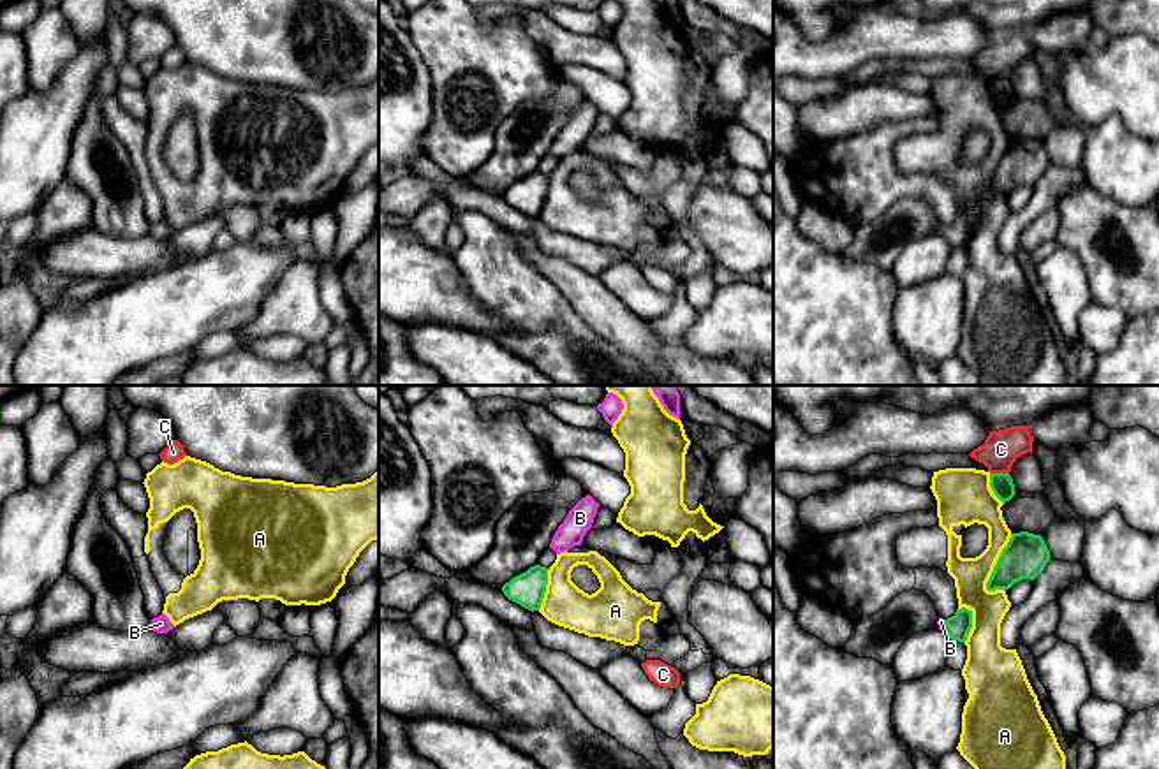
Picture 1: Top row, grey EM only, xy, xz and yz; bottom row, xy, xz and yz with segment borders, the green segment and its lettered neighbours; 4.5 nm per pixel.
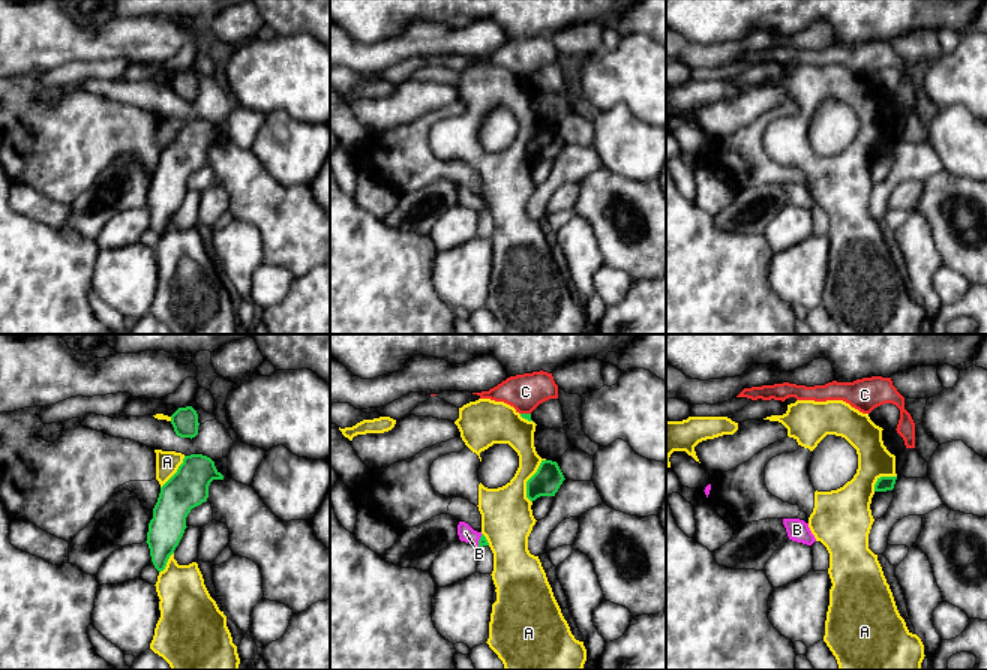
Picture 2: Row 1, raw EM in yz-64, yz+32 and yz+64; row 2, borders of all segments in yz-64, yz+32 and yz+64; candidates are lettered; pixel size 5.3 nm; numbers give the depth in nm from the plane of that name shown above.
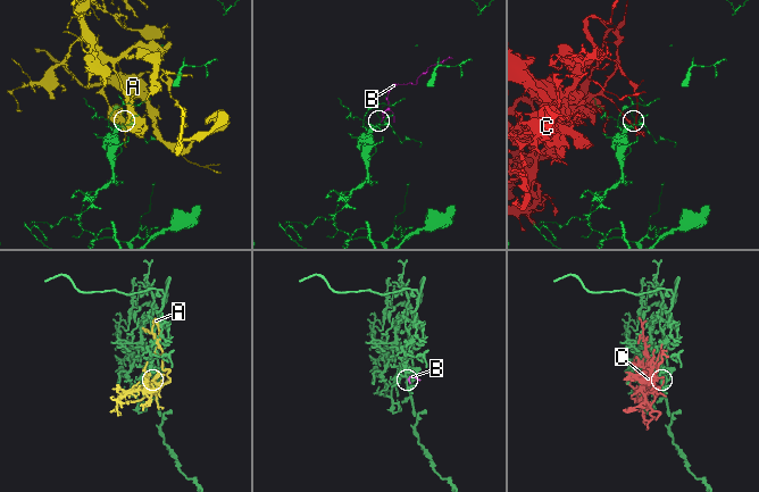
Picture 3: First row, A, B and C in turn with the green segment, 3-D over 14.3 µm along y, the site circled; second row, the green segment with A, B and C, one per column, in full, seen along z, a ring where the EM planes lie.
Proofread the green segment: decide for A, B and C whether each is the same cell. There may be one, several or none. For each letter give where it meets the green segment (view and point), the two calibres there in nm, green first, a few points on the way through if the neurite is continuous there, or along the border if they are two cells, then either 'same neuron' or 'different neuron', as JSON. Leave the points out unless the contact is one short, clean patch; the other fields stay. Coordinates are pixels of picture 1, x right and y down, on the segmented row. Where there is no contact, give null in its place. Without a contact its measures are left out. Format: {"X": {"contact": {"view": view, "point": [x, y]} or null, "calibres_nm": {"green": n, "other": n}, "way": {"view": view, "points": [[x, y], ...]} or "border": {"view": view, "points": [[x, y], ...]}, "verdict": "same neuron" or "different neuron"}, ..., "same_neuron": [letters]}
{"A": {"contact": {"view": "yz", "point": [996, 563]}, "calibres_nm": {"green": 200, "other": 160}, "verdict": "different neuron"}, "B": {"contact": {"view": "yz", "point": [944, 623]}, "calibres_nm": {"green": 110, "other": 40}, "way": {"view": "yz", "points": [[957, 627], [944, 623], [941, 622]]}, "verdict": "same neuron"}, "C": {"contact": {"view": "yz", "point": [999, 474]}, "calibres_nm": {"green": 100, "other": 160}, "verdict": "different neuron"}, "same_neuron": ["B"]}

